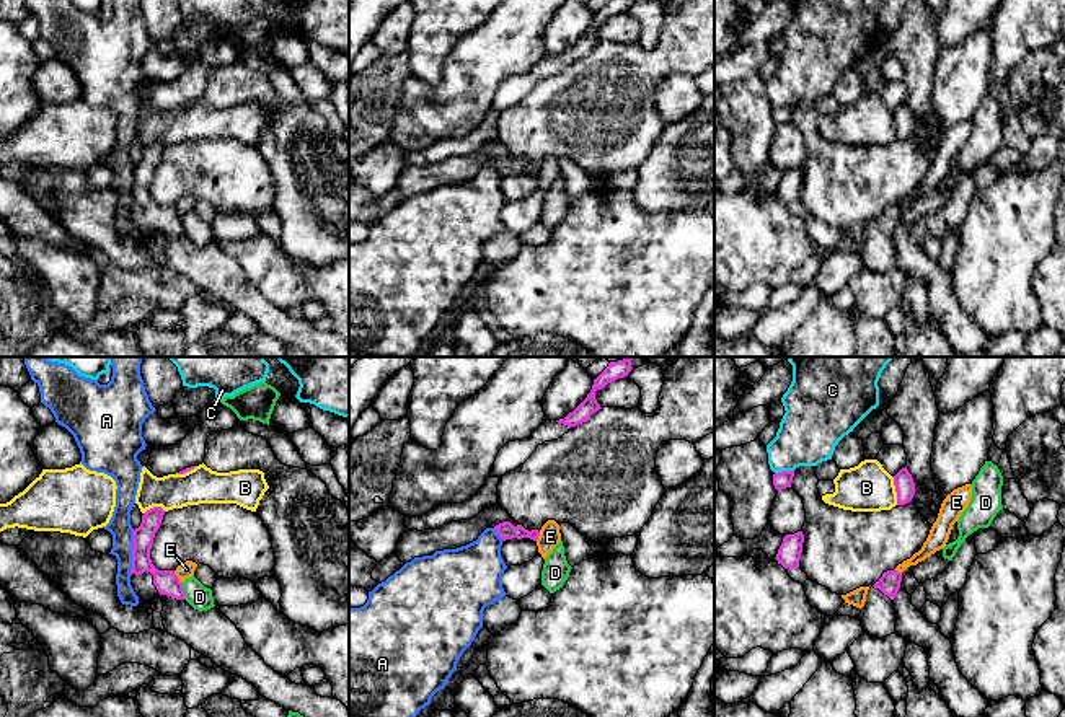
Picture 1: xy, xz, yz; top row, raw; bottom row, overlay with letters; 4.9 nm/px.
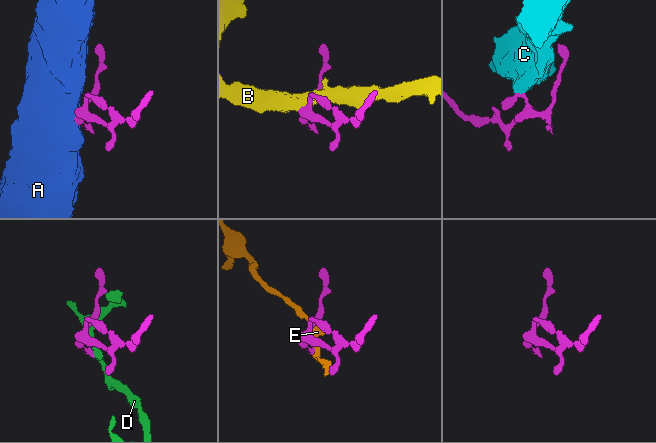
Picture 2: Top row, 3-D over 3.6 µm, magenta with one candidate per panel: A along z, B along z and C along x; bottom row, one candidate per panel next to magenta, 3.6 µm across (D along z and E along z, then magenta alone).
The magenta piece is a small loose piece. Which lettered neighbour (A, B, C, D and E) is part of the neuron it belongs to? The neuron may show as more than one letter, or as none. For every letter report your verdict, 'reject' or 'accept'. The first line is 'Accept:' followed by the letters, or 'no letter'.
Accept: no letter
A: reject
B: reject
C: reject
D: reject
E: reject

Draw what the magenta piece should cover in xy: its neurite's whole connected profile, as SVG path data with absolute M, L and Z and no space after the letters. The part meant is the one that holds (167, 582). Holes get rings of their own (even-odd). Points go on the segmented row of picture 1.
M153 507L134 530L130 585L139 596L137 606L122 605L117 596L116 556L93 551L83 536L39 531L16 548L24 551L68 600L101 614L119 632L139 634L155 629L152 600L160 596L165 632L184 640L219 668L246 680L263 697L303 717L349 717L349 709L341 701L333 696L321 697L312 686L295 684L287 675L267 666L215 606L197 611L186 601L175 570L158 570L150 559L163 515L161 507Z

